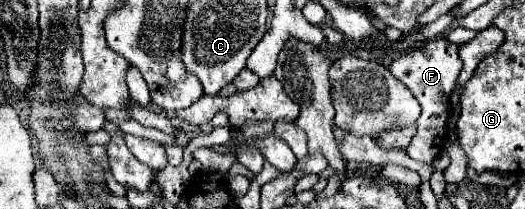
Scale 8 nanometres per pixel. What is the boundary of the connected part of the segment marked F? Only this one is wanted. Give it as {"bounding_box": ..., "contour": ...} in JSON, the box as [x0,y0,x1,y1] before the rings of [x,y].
{"bounding_box":[389,38,463,164],"contour":[[[435,38],[435,40],[427,42],[427,46],[411,50],[411,52],[403,54],[401,58],[393,60],[393,64],[389,66],[391,74],[397,80],[401,80],[413,92],[417,102],[421,104],[421,116],[417,120],[417,134],[409,146],[409,156],[413,160],[431,164],[443,152],[443,144],[447,138],[447,120],[451,116],[449,96],[455,88],[457,74],[463,68],[461,58],[457,56],[457,50],[459,50],[459,46],[449,44],[445,38]]]}

